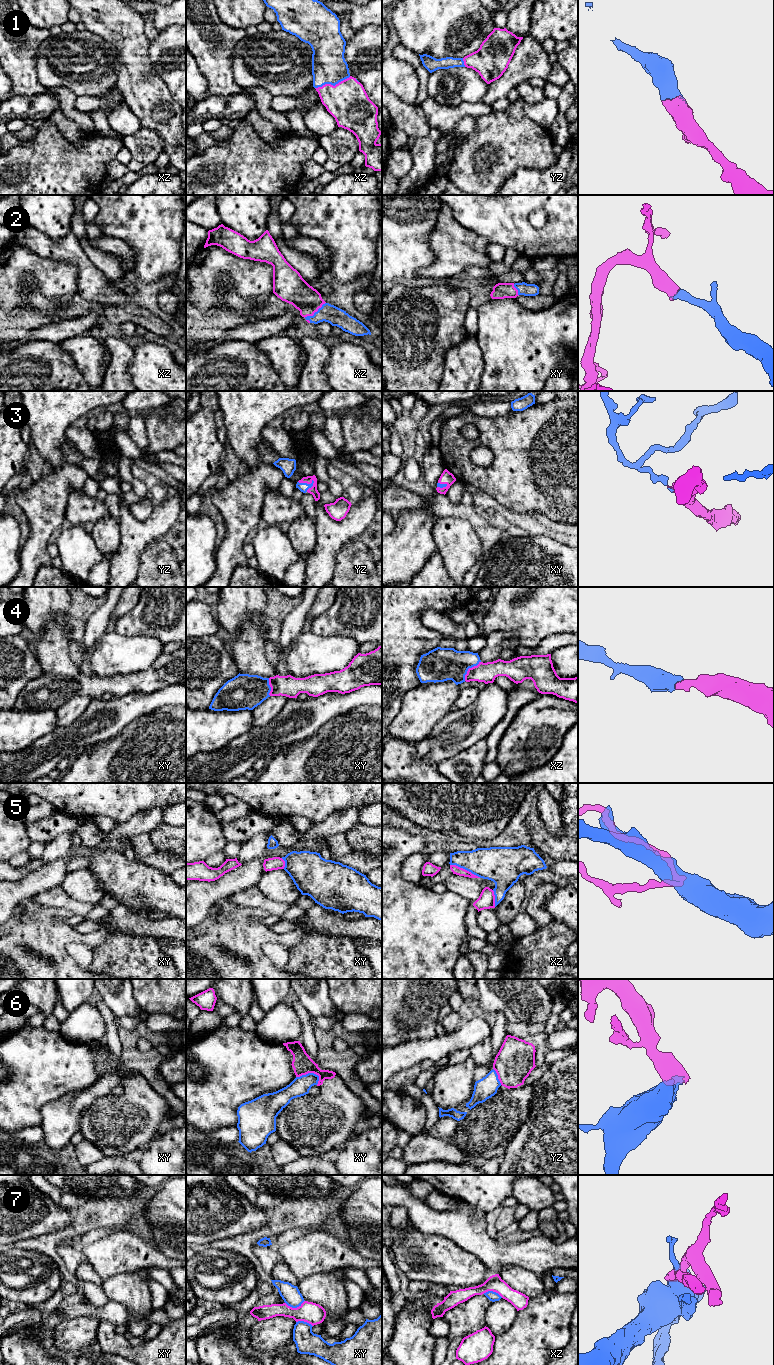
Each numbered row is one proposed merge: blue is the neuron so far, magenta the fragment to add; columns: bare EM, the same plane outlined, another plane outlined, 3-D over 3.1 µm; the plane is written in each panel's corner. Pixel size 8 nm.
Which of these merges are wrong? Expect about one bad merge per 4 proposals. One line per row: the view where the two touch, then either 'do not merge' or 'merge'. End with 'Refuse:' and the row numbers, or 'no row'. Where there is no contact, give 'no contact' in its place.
1: xz | merge
2: xz | merge
3: yz | do not merge
4: xz | merge
5: xz | merge
6: xy | do not merge
7: xy | do not merge
Refuse: 3, 6, 7

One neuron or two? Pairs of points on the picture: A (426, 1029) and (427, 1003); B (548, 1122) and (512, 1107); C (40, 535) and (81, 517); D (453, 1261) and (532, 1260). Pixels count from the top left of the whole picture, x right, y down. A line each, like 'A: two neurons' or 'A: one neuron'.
A: one neuron
B: two neurons
C: two neurons
D: two neurons

